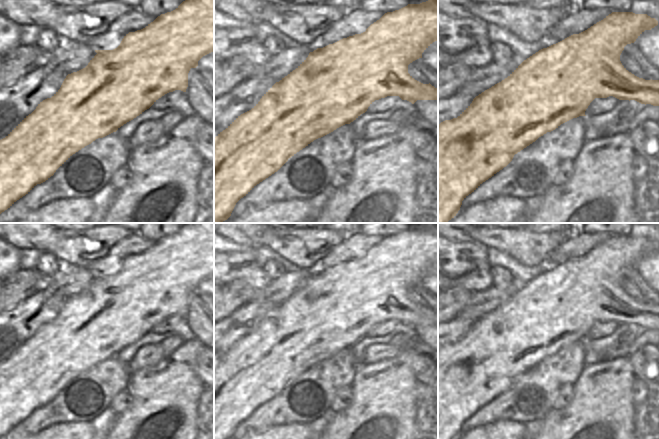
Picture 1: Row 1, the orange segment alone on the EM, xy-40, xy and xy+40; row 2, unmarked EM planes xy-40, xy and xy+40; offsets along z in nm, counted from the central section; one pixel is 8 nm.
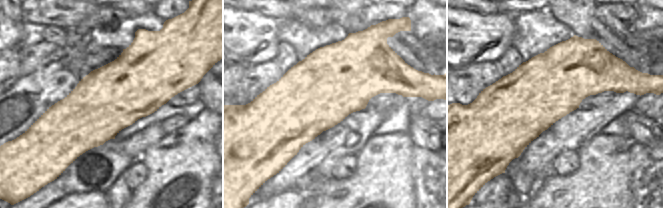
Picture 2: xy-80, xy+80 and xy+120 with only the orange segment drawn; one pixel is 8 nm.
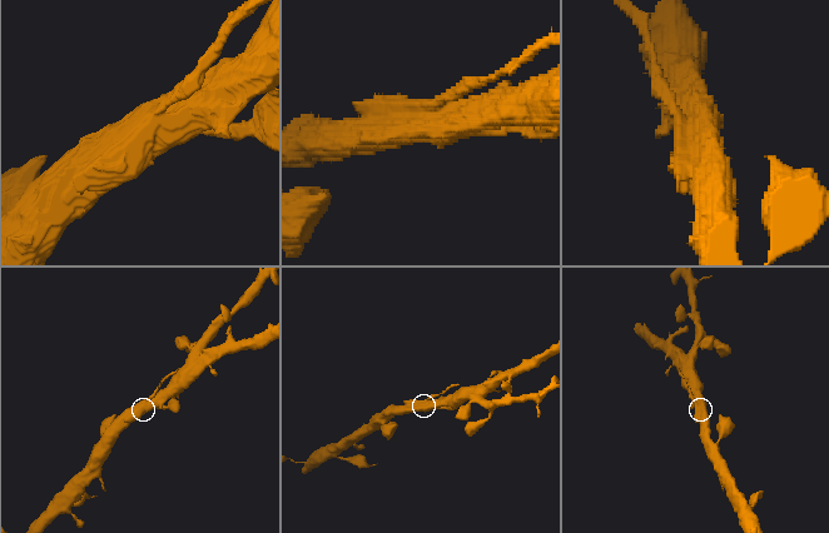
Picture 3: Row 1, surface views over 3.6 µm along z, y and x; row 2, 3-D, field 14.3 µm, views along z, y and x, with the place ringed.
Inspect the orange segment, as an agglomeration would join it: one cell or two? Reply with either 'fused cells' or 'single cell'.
fused cells

